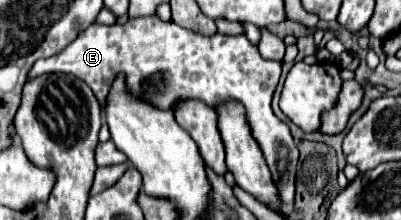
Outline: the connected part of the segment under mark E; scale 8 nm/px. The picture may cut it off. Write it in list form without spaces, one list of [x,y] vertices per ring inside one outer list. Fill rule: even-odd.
[[[157,16],[129,18],[125,24],[113,26],[93,24],[63,52],[37,60],[29,70],[27,80],[49,72],[69,72],[81,78],[97,96],[101,110],[105,108],[111,84],[119,74],[125,74],[125,86],[131,96],[161,110],[173,110],[179,100],[199,100],[215,110],[225,102],[241,102],[251,134],[263,150],[273,180],[279,184],[281,200],[293,204],[299,150],[287,124],[271,110],[271,96],[281,76],[281,62],[261,58],[257,46],[253,46],[247,36],[227,36],[219,32],[203,36],[181,28],[173,20],[163,22]]]

